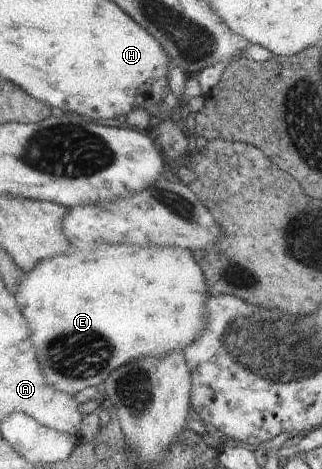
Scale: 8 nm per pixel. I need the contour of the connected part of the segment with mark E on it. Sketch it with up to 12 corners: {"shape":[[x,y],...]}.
{"shape":[[190,250],[44,259],[19,300],[74,395],[203,335]]}

